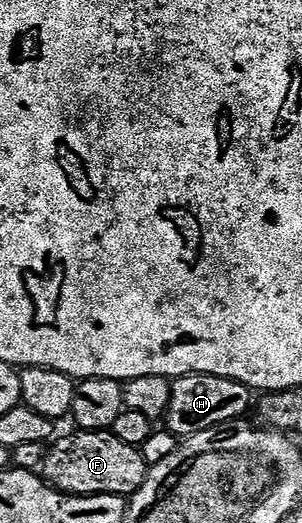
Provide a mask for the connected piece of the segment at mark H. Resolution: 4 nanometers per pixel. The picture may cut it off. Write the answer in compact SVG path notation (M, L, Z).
M192 373L189 377L178 378L171 386L171 403L165 418L166 432L186 439L194 433L230 426L248 416L246 413L251 409L251 397L253 391L248 385L228 377Z

